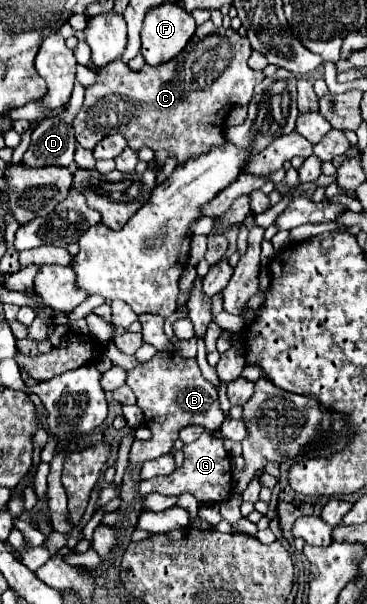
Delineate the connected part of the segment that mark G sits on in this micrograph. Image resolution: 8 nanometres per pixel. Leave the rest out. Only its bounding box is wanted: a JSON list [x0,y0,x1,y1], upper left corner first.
[139,432,231,502]

